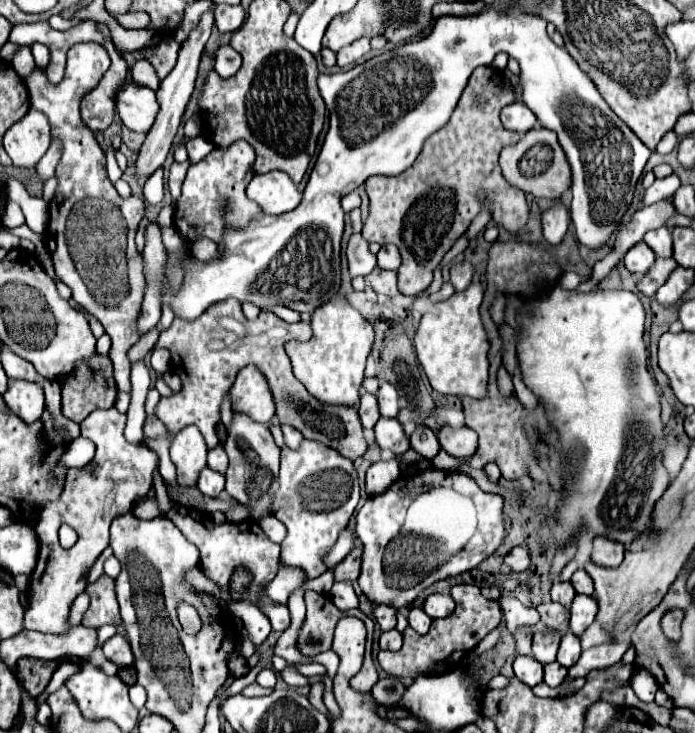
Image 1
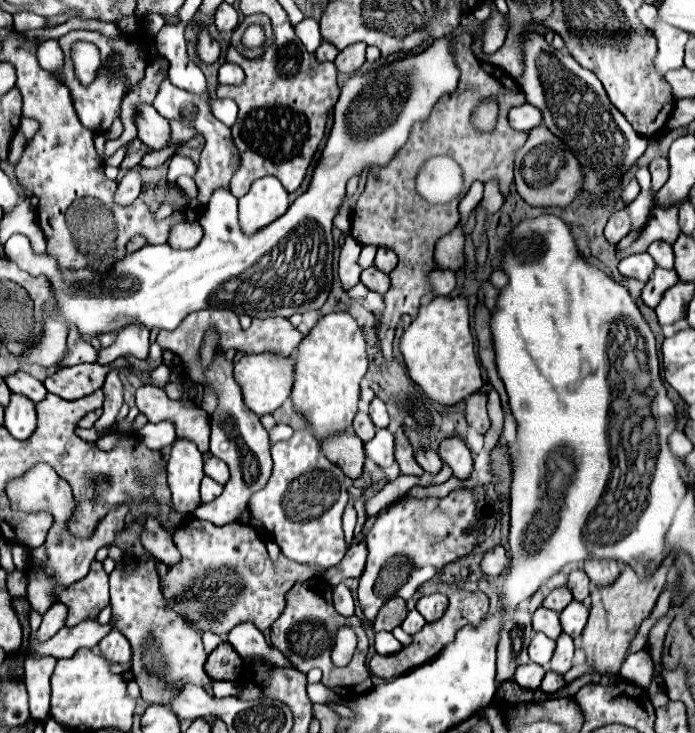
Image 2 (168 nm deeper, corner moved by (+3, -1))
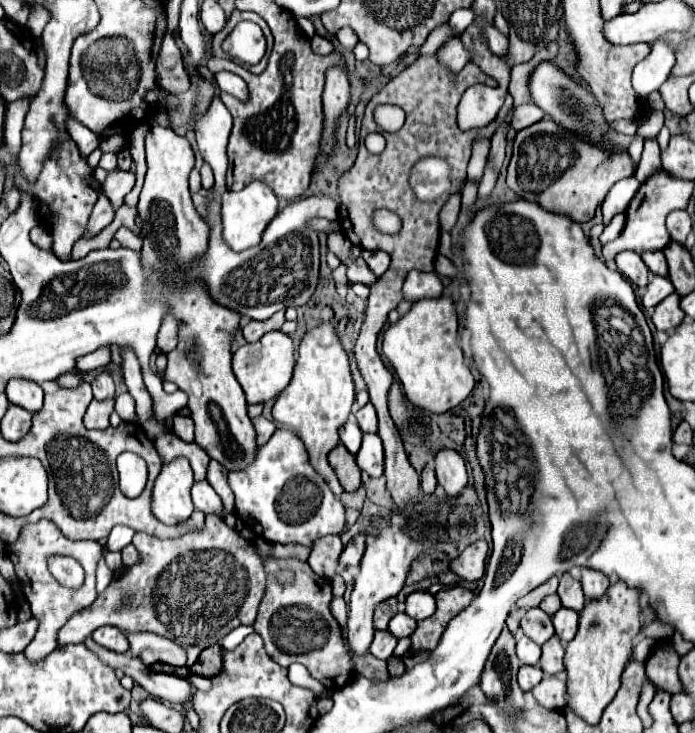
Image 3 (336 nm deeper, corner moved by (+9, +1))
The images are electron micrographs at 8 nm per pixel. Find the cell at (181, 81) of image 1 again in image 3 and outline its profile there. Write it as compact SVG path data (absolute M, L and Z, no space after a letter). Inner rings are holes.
M101 194L101 198L97 200L97 204L93 208L93 214L89 218L89 228L85 232L85 238L91 238L91 236L99 234L107 224L113 222L113 218L115 218L115 208L113 208L111 200L105 194Z

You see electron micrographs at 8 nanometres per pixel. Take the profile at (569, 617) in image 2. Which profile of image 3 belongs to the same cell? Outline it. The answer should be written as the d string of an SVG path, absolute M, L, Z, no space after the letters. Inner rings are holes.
M561 608L553 616L555 634L561 638L563 646L575 636L575 632L577 632L577 620L579 620L579 614L573 612L573 610L569 610L569 608Z

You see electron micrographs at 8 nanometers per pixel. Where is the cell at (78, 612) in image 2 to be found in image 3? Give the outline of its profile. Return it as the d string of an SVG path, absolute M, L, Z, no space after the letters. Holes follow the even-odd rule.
M37 522L37 524L25 526L21 530L17 542L7 548L7 554L9 552L11 552L11 560L15 564L15 572L17 572L21 590L23 590L27 602L31 604L33 616L39 620L39 630L37 630L33 642L23 652L33 664L37 664L37 662L41 662L45 656L49 656L57 648L57 632L71 618L71 614L75 614L75 612L79 612L79 610L83 610L83 608L87 608L87 606L91 606L95 602L95 598L97 598L97 592L95 592L95 570L97 570L97 564L101 560L103 548L97 542L65 538L53 522ZM49 556L71 556L71 558L75 558L85 570L83 586L77 588L77 590L61 586L51 576L51 572L47 568Z

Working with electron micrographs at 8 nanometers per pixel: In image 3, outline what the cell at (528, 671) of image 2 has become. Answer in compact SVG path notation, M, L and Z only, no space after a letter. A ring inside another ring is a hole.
M521 666L519 668L517 680L519 680L519 686L521 686L523 692L537 686L541 682L541 678L543 678L543 670L539 666Z

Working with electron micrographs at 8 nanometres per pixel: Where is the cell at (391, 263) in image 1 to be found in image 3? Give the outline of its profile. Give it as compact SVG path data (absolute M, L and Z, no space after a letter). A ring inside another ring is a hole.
M363 250L363 260L367 262L367 266L373 270L377 278L389 268L389 262L391 262L387 252L371 252L371 250Z

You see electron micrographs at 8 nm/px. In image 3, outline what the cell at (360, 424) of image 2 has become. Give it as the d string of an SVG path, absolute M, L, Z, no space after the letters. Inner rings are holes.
M351 416L345 426L339 430L339 438L341 438L341 444L345 444L345 448L351 452L351 454L357 454L359 446L361 446L361 428L357 426L357 420L355 416Z

